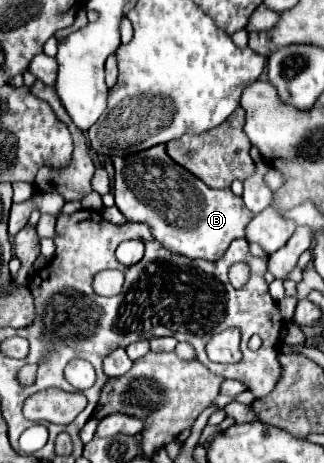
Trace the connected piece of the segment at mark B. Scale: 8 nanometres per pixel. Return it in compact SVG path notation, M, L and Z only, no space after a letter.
M166 144L110 158L116 170L114 198L118 210L130 222L148 224L154 238L168 250L188 258L206 258L216 262L228 250L232 240L244 238L244 228L254 214L246 210L242 198L232 194L230 188L208 188L168 156Z

